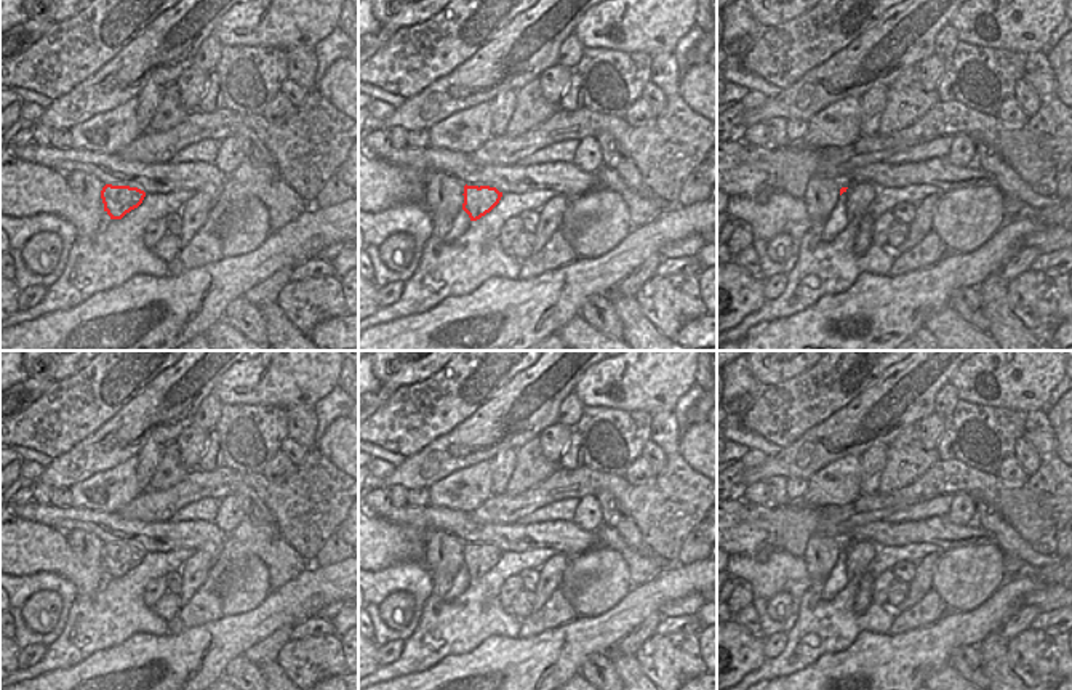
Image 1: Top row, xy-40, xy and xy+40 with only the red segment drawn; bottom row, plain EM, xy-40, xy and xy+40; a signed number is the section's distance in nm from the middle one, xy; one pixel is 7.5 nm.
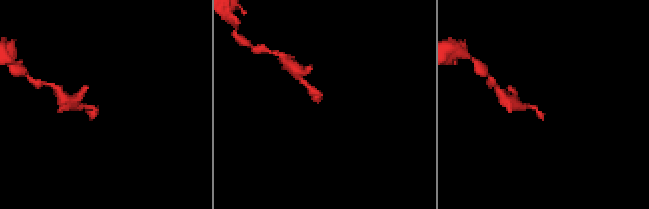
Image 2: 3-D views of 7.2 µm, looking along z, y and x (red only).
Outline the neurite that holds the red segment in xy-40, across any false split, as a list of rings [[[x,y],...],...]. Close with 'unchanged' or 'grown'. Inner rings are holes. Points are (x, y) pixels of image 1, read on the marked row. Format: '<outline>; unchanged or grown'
[[[106,184],[101,191],[104,211],[110,219],[122,219],[126,213],[138,208],[144,197],[144,191],[130,186]]]; unchanged

